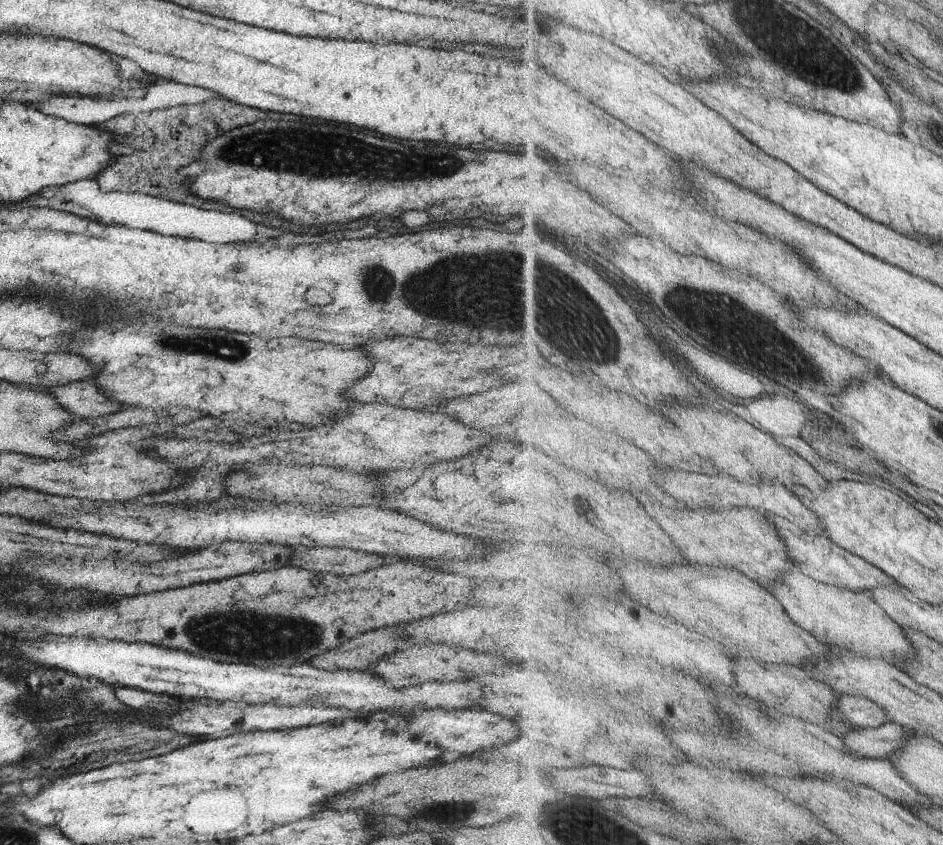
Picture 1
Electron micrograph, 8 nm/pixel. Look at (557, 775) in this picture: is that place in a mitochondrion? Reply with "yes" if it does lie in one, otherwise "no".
no

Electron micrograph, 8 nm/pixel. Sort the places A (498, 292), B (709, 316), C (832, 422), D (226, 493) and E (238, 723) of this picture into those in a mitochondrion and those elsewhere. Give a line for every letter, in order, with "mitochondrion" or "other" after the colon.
A: mitochondrion
B: mitochondrion
C: other
D: other
E: other

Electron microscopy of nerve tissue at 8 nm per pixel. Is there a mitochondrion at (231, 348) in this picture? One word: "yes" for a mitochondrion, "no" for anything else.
yes

